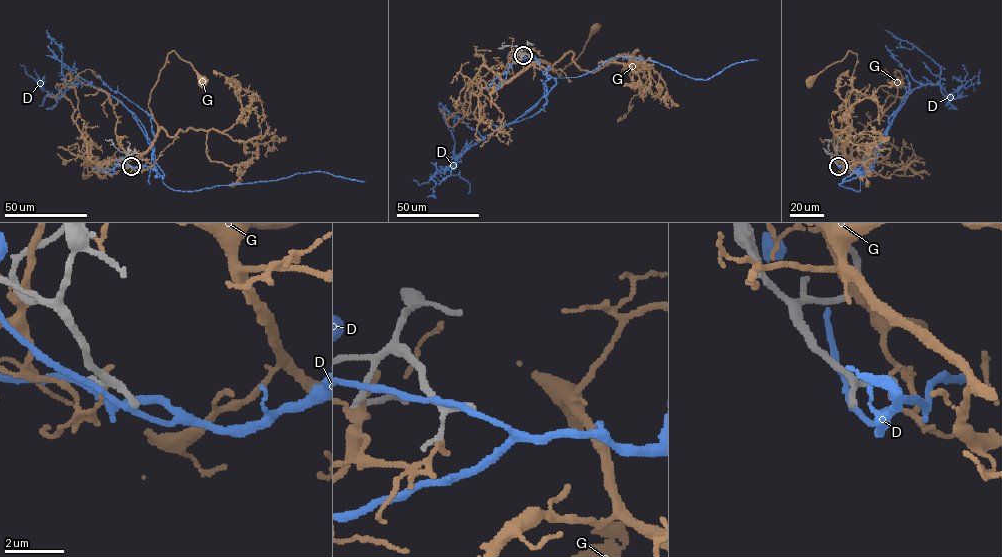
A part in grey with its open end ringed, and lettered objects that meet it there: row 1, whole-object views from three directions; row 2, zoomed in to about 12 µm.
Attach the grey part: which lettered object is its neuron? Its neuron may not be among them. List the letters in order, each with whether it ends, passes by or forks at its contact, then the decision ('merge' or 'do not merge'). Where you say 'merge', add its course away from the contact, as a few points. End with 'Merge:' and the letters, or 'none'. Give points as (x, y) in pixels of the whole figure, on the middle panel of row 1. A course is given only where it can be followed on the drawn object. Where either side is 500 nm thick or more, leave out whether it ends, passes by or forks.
D: it passes by | do not merge
G: it ends | do not merge
Merge: none

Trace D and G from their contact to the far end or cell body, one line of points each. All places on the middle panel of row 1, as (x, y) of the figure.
D: (523, 55), (535, 58), (543, 72), (556, 83), (525, 113), (455, 158), (455, 141), (439, 102)
G: (521, 57), (517, 55), (525, 52), (560, 74), (578, 57), (594, 28)

